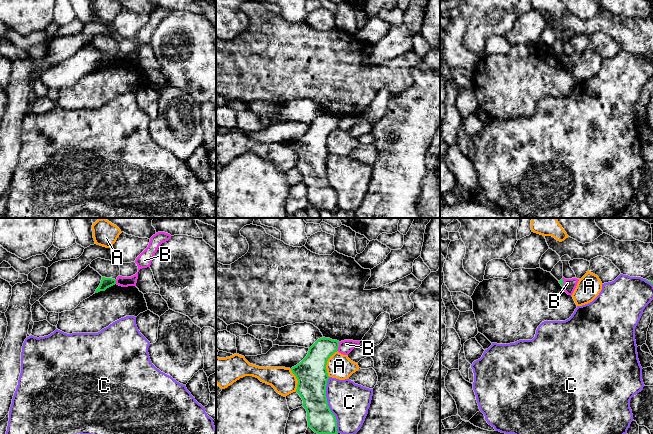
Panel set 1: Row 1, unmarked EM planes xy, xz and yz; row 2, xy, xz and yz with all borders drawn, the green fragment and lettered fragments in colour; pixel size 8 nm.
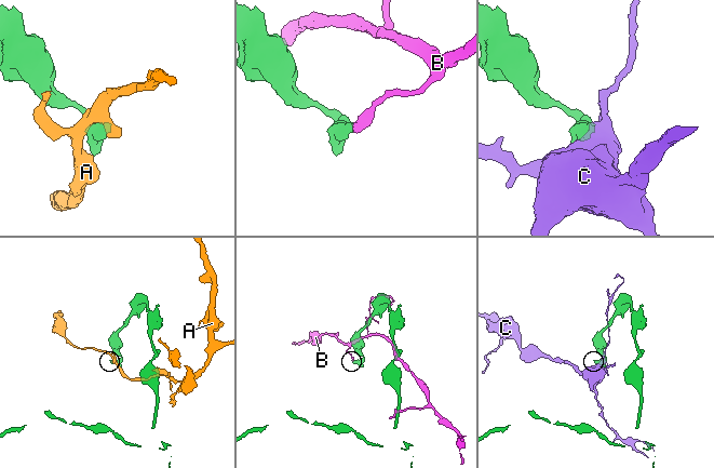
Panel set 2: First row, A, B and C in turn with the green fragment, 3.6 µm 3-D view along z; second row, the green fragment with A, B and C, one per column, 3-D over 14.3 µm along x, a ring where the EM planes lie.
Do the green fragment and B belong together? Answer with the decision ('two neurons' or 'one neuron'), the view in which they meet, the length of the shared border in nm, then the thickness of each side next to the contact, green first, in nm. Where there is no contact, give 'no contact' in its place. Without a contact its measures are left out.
two neurons | xz | 70 nm | 190/110 nm

